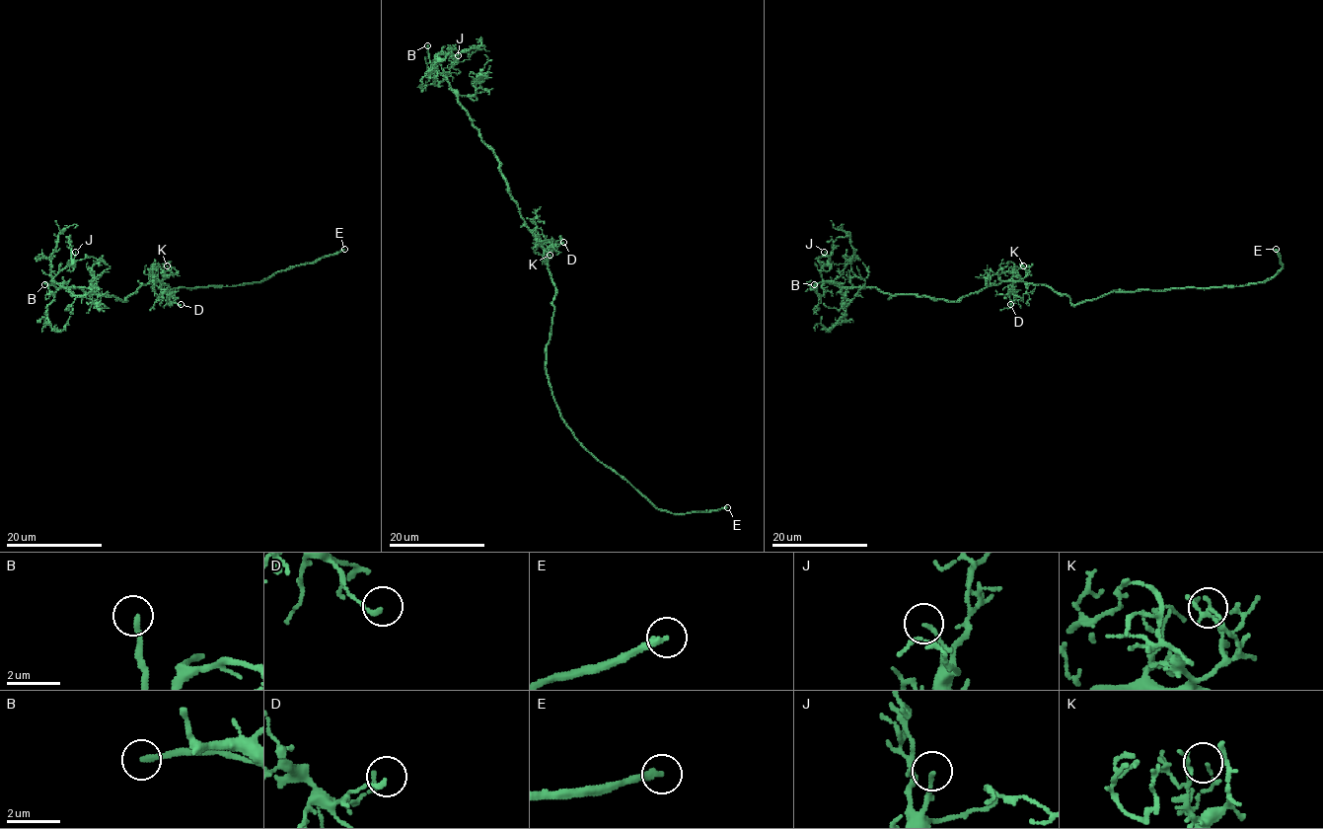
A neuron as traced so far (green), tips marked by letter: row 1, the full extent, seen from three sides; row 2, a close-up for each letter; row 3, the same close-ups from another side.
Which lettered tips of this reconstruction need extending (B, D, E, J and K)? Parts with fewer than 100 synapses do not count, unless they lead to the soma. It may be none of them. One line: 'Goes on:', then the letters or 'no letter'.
Goes on: B, E

